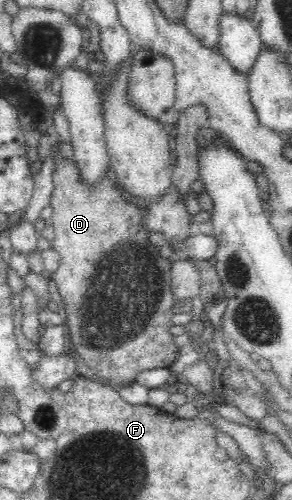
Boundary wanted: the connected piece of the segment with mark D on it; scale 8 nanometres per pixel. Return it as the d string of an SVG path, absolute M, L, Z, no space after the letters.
M62 157L57 158L57 170L53 174L53 183L55 189L52 193L50 201L53 207L52 227L54 228L53 240L51 248L55 249L60 256L59 268L52 273L51 278L56 282L56 286L61 295L61 299L65 304L67 313L66 317L66 336L72 342L71 349L74 354L80 359L82 364L86 364L89 368L89 373L98 379L108 383L109 386L120 388L129 386L136 380L136 376L143 370L151 370L154 368L169 367L170 364L180 356L179 349L175 345L173 335L169 333L169 327L172 325L173 318L173 303L177 302L171 290L171 275L170 268L172 259L165 259L159 255L159 248L154 248L148 242L149 232L142 228L142 219L145 216L146 210L141 210L140 205L134 203L120 191L116 185L107 178L101 180L99 186L88 188L81 180L78 169L73 160L63 160Z

